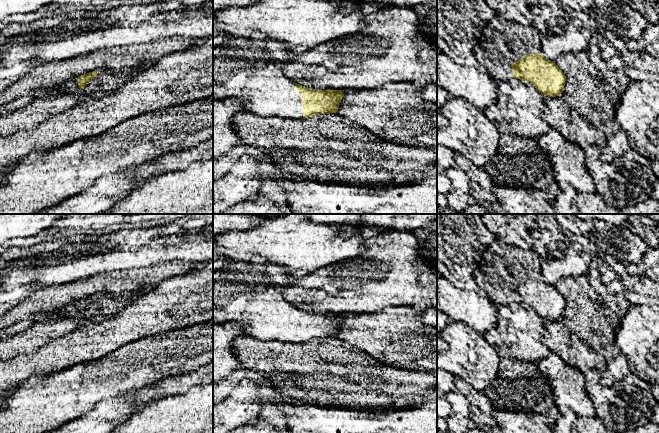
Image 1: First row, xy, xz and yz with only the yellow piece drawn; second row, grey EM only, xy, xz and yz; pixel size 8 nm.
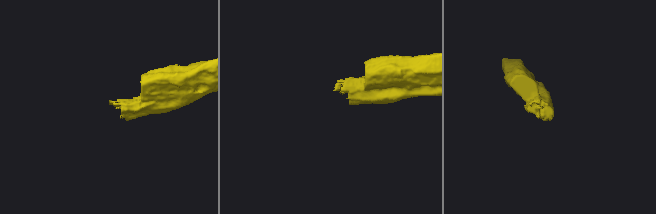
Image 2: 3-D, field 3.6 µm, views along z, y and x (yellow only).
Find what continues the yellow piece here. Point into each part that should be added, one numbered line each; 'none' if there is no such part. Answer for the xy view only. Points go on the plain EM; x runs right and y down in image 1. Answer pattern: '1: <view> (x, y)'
1: xy (70, 310)

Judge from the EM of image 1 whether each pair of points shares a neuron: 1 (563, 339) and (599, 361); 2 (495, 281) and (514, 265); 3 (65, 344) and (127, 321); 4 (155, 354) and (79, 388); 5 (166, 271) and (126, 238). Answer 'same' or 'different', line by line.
1: same
2: same
3: same
4: same
5: different

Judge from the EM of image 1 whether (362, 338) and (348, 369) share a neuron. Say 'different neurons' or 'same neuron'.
different neurons

